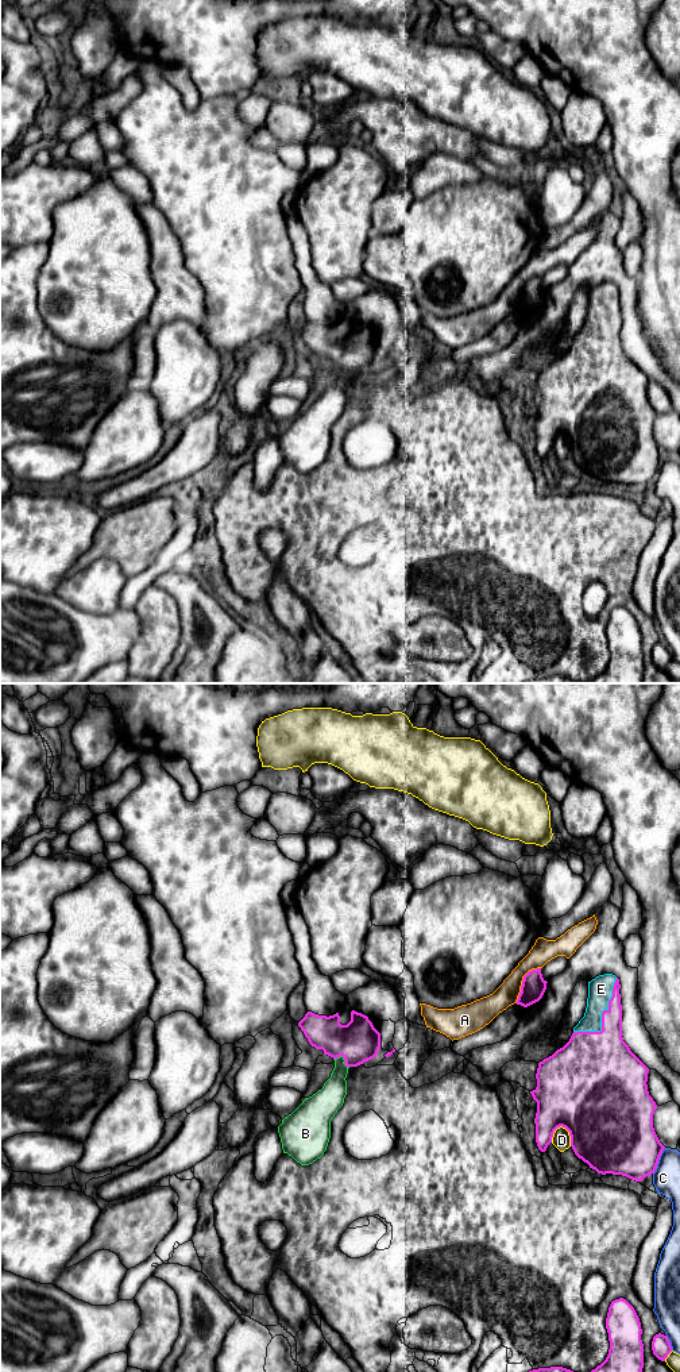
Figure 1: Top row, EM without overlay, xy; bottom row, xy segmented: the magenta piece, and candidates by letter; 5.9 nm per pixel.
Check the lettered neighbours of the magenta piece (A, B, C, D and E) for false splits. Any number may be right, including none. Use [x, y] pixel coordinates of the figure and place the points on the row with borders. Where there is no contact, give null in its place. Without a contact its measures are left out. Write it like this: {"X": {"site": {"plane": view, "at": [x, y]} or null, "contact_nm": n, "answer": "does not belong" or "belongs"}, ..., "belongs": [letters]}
{"A": {"site": {"plane": "xy", "at": [522, 982]}, "contact_nm": 260, "answer": "does not belong"}, "B": {"site": {"plane": "xy", "at": [343, 1056]}, "contact_nm": 110, "answer": "belongs"}, "C": {"site": {"plane": "xy", "at": [659, 1159]}, "contact_nm": 180, "answer": "does not belong"}, "D": {"site": {"plane": "xy", "at": [570, 1133]}, "contact_nm": 150, "answer": "does not belong"}, "E": {"site": {"plane": "xy", "at": [602, 1017]}, "contact_nm": 420, "answer": "belongs"}, "belongs": ["B", "E"]}

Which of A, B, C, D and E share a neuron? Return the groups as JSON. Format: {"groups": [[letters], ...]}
{"groups": [["A"], ["B", "E"], ["C"], ["D"]]}

